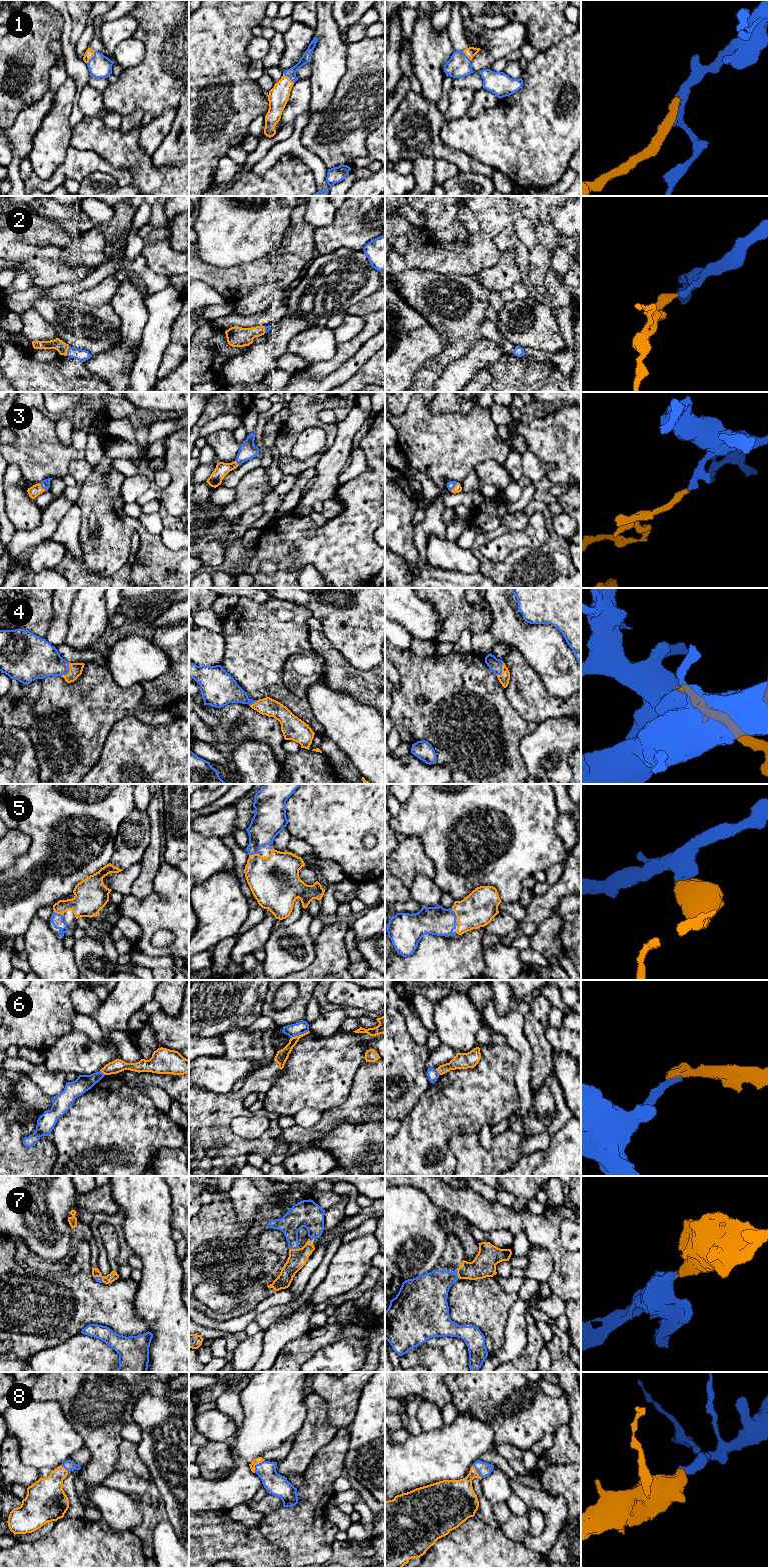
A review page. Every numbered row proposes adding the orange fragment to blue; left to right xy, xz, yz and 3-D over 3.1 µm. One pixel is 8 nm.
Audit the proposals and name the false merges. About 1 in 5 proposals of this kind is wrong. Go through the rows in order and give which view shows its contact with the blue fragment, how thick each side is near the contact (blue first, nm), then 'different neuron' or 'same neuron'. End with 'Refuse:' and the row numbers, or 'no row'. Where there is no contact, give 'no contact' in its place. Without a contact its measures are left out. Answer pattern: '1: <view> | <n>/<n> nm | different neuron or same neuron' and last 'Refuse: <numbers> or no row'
1: xy | 190/70 nm | same neuron
2: xy | 100/90 nm | same neuron
3: yz | 60/60 nm | same neuron
4: xy | 300/110 nm | same neuron
5: xy | 100/220 nm | same neuron
6: xz | 100/100 nm | different neuron
7: yz | 280/190 nm | same neuron
8: xz | 170/50 nm | same neuron
Refuse: 6

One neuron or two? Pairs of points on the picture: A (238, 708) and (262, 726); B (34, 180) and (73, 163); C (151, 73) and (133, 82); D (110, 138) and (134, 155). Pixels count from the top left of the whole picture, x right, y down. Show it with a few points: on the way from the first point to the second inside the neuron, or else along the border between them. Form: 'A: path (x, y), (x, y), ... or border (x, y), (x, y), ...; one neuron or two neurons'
A: path (244, 712), (256, 724); one neuron
B: path (44, 183), (53, 182), (63, 172); one neuron
C: path (147, 77), (142, 82), (137, 82); one neuron
D: path (116, 144), (128, 155); one neuron

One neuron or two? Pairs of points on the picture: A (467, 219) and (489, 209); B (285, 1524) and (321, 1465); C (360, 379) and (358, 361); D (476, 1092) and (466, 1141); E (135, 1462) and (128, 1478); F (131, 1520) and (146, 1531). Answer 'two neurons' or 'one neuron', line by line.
A: two neurons
B: one neuron
C: two neurons
D: two neurons
E: two neurons
F: two neurons

